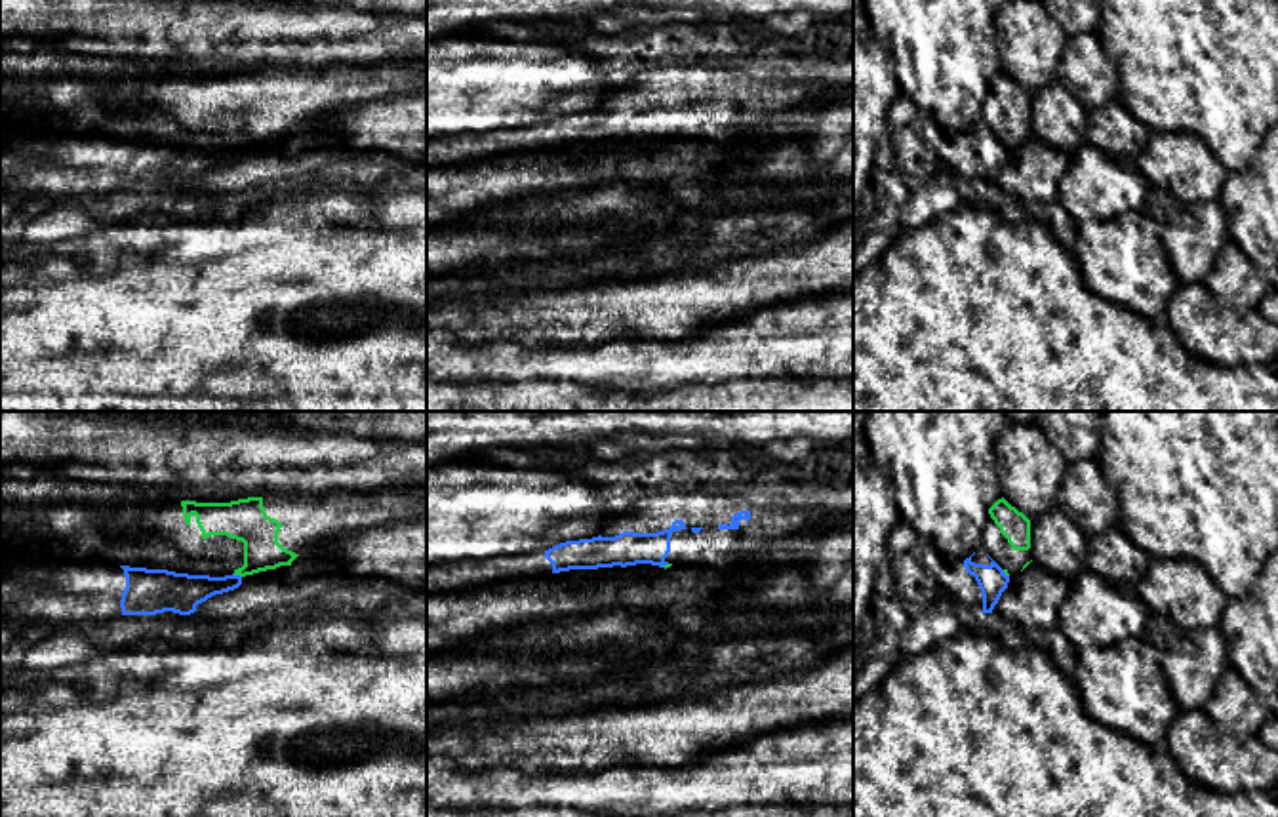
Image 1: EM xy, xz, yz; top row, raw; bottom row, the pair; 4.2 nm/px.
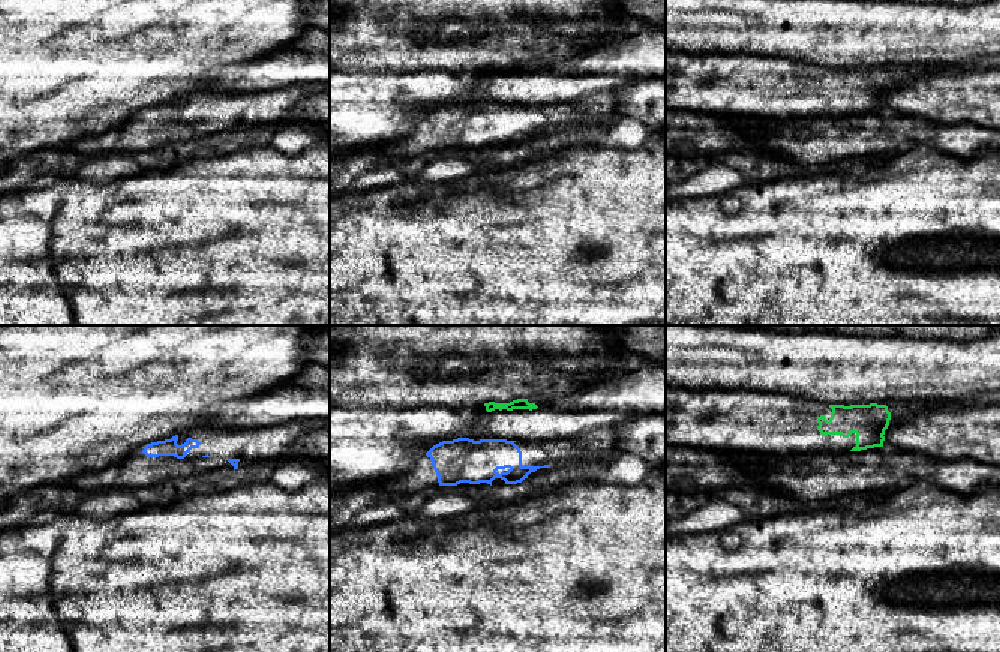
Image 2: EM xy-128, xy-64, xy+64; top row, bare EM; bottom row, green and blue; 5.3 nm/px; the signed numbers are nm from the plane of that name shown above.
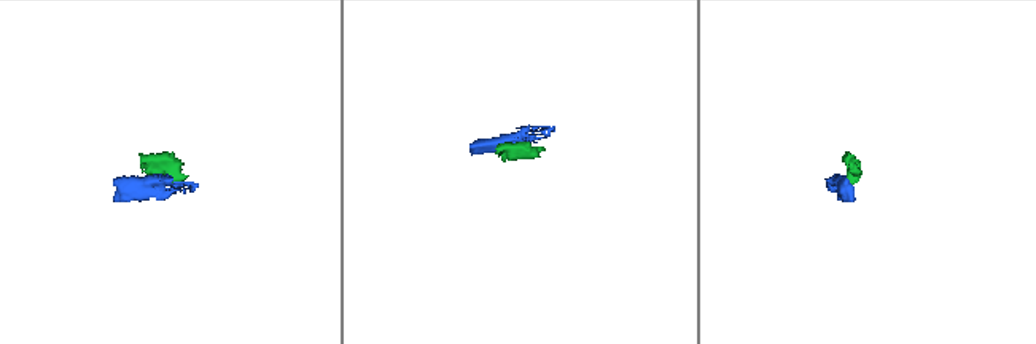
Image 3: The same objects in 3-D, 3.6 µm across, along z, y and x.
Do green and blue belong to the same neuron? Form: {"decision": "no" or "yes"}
{"decision": "no"}

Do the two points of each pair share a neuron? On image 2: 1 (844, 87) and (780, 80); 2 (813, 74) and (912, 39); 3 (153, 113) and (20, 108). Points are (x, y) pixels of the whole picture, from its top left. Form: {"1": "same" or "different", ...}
{"1": "same", "2": "different", "3": "different"}

